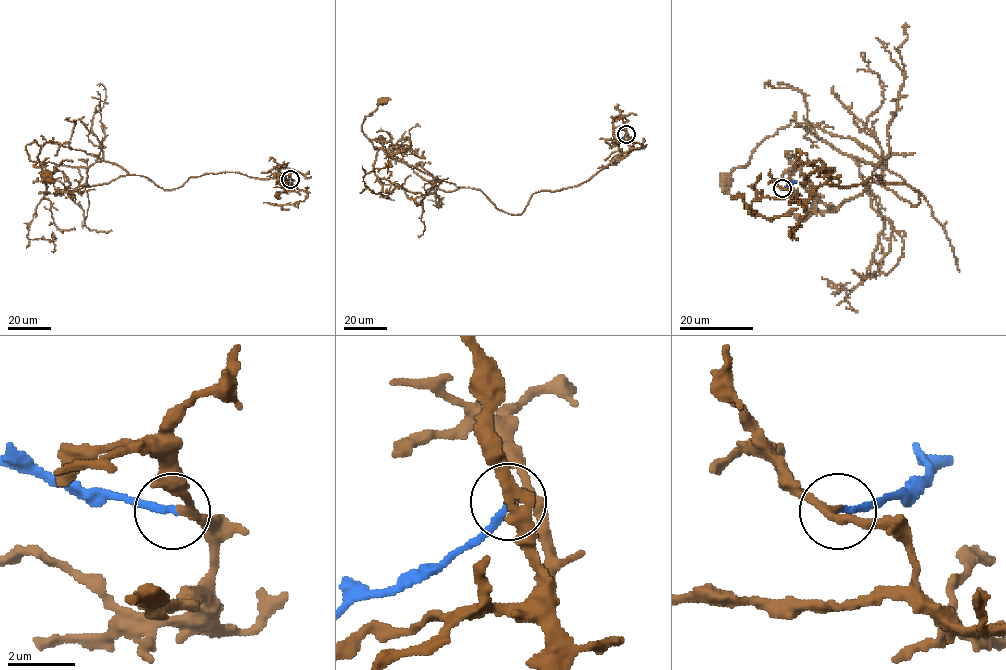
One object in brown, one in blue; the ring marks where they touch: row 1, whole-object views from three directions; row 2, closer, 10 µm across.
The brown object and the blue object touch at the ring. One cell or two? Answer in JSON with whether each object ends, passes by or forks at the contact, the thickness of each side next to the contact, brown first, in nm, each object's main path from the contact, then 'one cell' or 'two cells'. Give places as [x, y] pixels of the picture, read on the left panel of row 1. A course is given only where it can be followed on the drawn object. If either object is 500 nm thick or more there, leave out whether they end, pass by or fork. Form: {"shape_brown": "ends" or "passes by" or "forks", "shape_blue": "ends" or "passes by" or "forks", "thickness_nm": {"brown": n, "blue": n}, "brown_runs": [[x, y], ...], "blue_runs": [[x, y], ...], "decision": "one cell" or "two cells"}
{"shape_brown": "passes by", "shape_blue": "ends", "thickness_nm": {"brown": 220, "blue": 200}, "brown_runs": [[290, 179], [295, 187], [283, 178], [219, 172], [163, 189], [95, 155], [34, 139], [26, 150], [46, 175]], "blue_runs": [[290, 179], [277, 175]], "decision": "one cell"}

